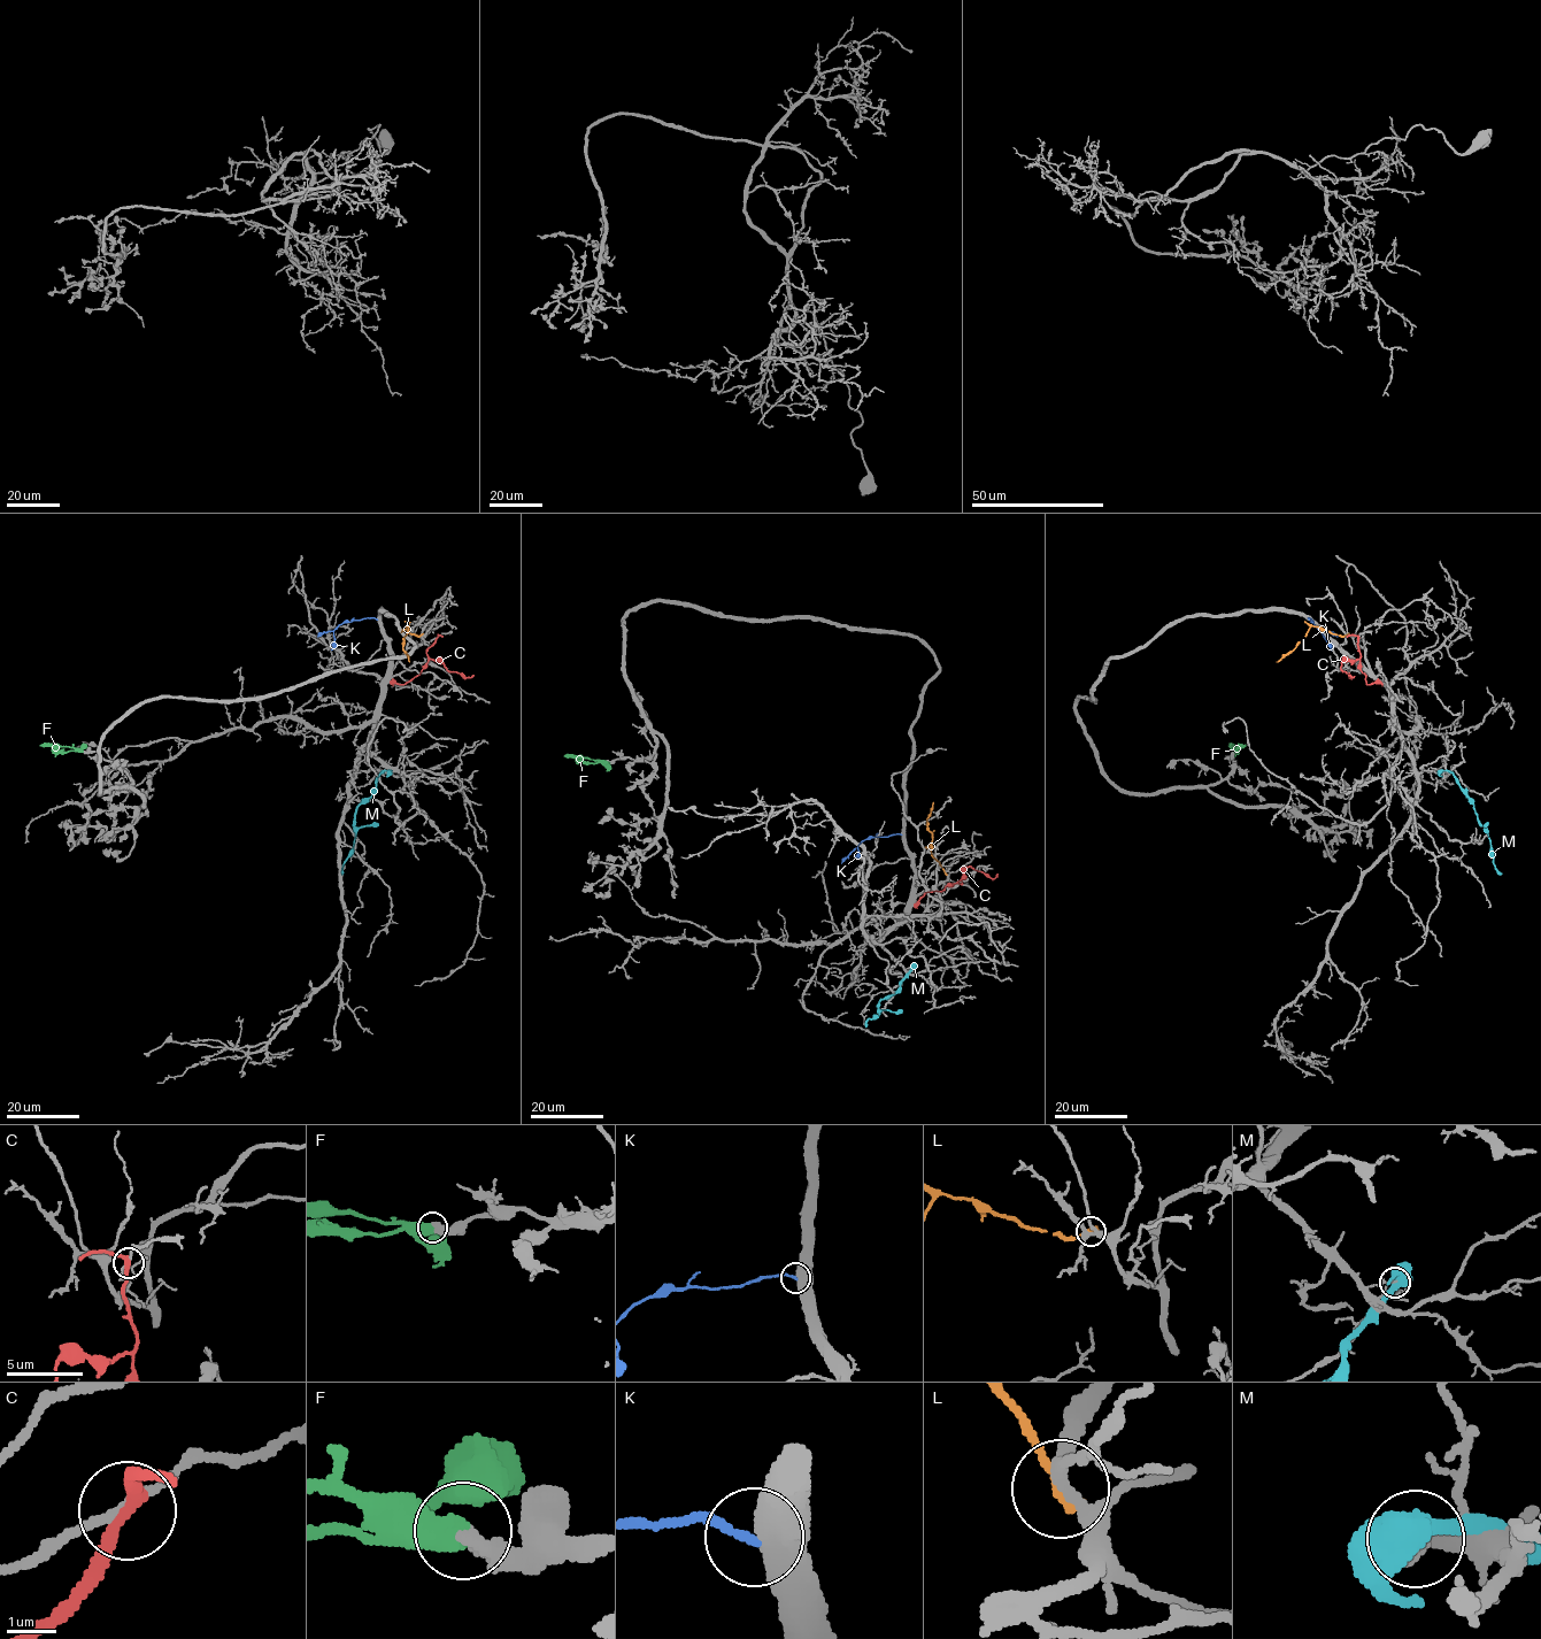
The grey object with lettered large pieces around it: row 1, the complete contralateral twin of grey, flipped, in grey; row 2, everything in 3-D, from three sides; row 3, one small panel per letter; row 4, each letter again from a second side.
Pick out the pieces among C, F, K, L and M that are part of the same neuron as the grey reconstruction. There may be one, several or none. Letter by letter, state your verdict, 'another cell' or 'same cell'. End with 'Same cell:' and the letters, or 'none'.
C: another cell
F: same cell
K: another cell
L: another cell
M: another cell
Same cell: F

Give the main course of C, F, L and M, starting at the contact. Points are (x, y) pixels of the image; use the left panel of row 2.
C: (437, 637), (426, 655), (442, 662), (448, 670), (467, 677), (474, 675)
F: (82, 751), (40, 745)
L: (422, 635), (411, 635), (408, 626), (403, 649), (409, 662)
M: (387, 771), (379, 775), (376, 790), (356, 808), (353, 852), (341, 875)

